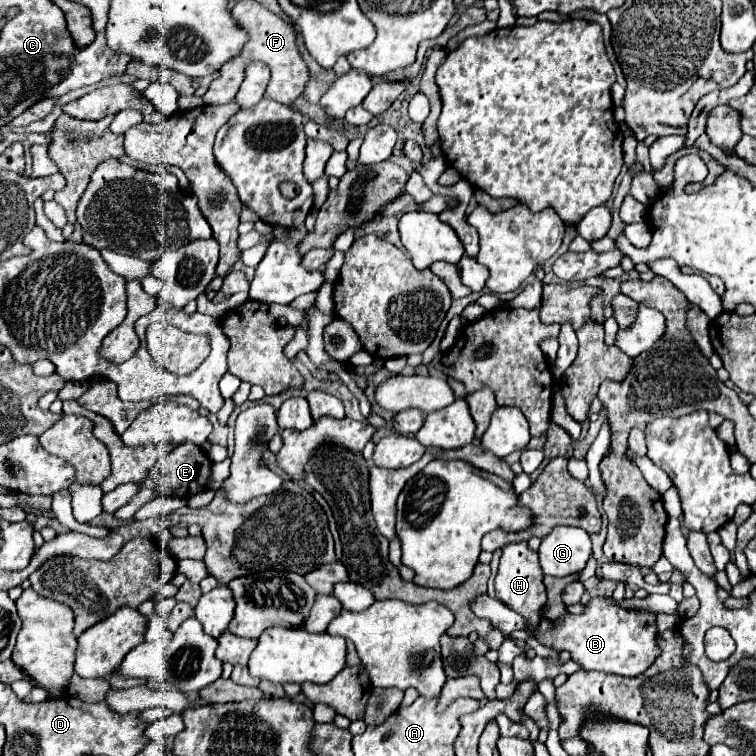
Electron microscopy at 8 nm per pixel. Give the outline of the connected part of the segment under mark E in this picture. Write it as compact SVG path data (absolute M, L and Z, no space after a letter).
M182 443L180 447L176 447L174 451L170 451L168 455L160 457L156 461L156 465L152 467L152 471L148 471L146 479L140 481L140 489L138 493L124 505L120 507L114 517L120 521L130 521L132 515L148 501L160 497L160 495L174 495L174 497L190 497L194 493L200 493L206 489L206 483L210 479L210 465L212 461L208 459L206 453L200 451L200 447L192 447L192 443Z

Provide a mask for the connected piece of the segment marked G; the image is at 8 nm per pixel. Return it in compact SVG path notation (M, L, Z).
M554 527L554 531L542 539L538 555L544 575L574 575L586 567L592 555L590 535L580 527Z

